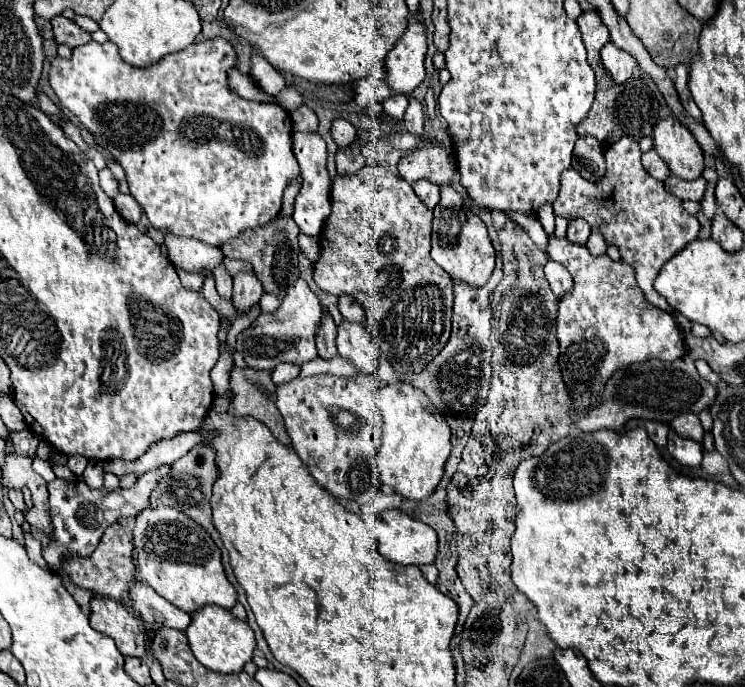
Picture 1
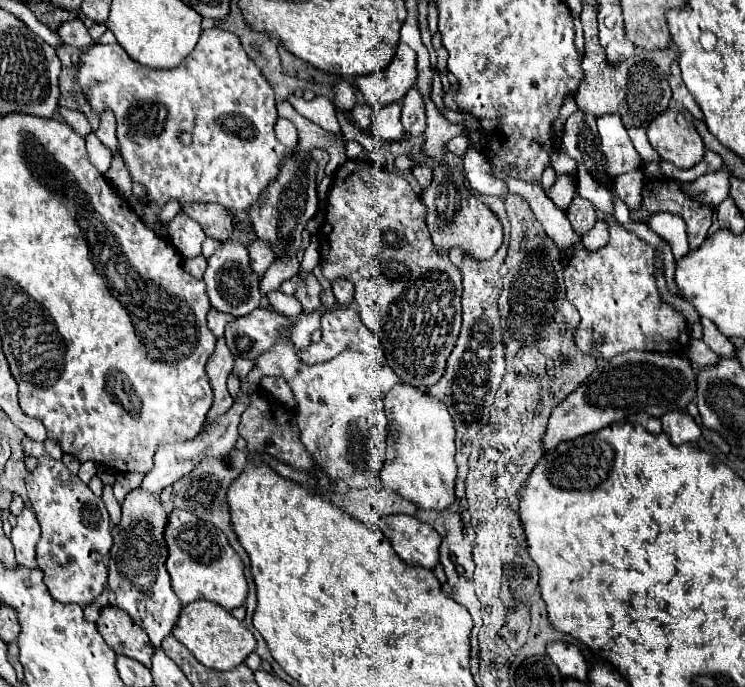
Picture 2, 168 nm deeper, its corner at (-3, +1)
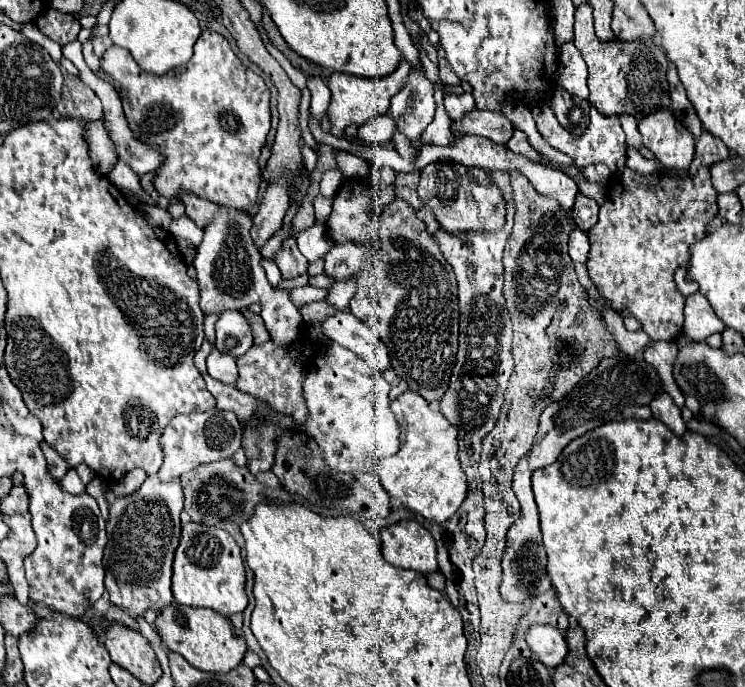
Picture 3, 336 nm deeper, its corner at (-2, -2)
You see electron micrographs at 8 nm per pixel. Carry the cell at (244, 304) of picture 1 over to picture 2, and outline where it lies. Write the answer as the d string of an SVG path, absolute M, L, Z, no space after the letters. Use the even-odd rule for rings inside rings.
M255 238L249 242L249 254L251 254L251 264L253 264L253 270L263 276L265 270L273 264L275 260L275 254L269 246L269 242L261 240L261 238Z

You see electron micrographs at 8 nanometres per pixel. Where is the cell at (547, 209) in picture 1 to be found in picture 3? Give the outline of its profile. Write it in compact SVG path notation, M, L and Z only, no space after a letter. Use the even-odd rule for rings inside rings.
M514 129L514 135L512 135L512 139L506 143L506 147L508 147L510 151L514 151L514 153L520 153L520 155L528 157L528 159L534 161L534 163L540 163L540 153L532 149L532 145L530 145L528 139L526 139L526 133L520 131L520 129Z

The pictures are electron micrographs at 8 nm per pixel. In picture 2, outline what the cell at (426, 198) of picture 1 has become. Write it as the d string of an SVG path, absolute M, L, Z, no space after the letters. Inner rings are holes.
M415 164L413 176L415 176L417 182L421 184L421 188L427 186L427 182L431 180L431 166L429 166L429 164Z

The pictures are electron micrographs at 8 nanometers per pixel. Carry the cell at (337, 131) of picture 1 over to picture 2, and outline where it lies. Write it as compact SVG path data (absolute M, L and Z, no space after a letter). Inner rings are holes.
M347 160L345 164L339 166L339 170L333 176L333 186L327 198L327 212L325 220L319 228L319 254L321 254L321 264L323 264L323 274L327 280L335 280L337 276L347 276L355 284L355 304L361 322L379 338L389 366L395 370L395 374L401 378L401 382L417 386L419 390L427 390L429 386L437 384L437 380L443 376L447 358L457 342L459 328L461 328L461 272L459 268L449 260L447 252L437 250L431 242L431 234L425 224L425 206L419 202L419 194L415 194L409 186L409 182L395 172L389 172L387 168L381 168L379 164L373 162L359 162L359 160Z

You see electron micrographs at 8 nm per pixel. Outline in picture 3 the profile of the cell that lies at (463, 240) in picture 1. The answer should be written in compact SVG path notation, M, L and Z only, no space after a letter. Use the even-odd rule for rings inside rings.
M436 161L420 171L418 197L448 231L498 231L504 225L506 207L502 193L492 183L490 173L478 167L466 167L456 161Z

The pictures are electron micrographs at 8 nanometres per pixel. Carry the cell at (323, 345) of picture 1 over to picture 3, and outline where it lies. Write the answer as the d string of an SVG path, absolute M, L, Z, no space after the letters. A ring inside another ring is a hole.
M294 237L284 241L282 251L276 255L276 265L282 271L282 279L296 279L308 273L308 259L298 251Z

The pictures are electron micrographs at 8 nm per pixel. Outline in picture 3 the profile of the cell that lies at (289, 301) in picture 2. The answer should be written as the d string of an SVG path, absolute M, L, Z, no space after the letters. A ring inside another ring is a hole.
M306 285L306 287L296 287L296 289L290 291L290 299L292 299L292 303L294 303L296 307L308 305L308 303L312 303L312 301L324 301L326 295L328 295L328 291L316 289L316 287L310 287L310 285Z

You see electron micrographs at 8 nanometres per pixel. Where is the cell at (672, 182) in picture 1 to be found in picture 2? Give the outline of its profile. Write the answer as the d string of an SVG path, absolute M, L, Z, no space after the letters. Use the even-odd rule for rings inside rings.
M717 170L697 178L691 184L681 182L681 188L689 194L695 194L703 202L717 206L723 198L729 196L729 176L729 170Z

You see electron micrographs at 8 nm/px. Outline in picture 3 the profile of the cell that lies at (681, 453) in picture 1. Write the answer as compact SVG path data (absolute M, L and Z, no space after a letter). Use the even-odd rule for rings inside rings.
M662 393L656 401L650 403L650 409L652 409L652 415L656 419L660 419L668 429L672 429L676 435L684 435L688 431L682 415L680 415L680 409L676 407L676 403L672 401L670 395Z

